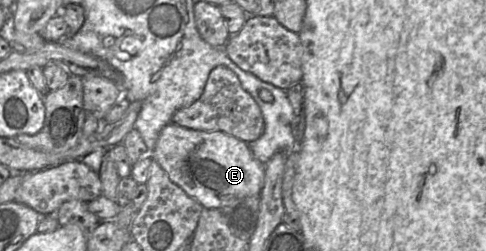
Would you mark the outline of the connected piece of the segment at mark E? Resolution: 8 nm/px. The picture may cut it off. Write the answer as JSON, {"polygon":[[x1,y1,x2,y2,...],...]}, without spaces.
{"polygon":[[170,122,158,136,152,158,203,208,222,209,229,203,247,196,260,195,265,181,265,165,254,157,250,146,221,131,201,131]]}

